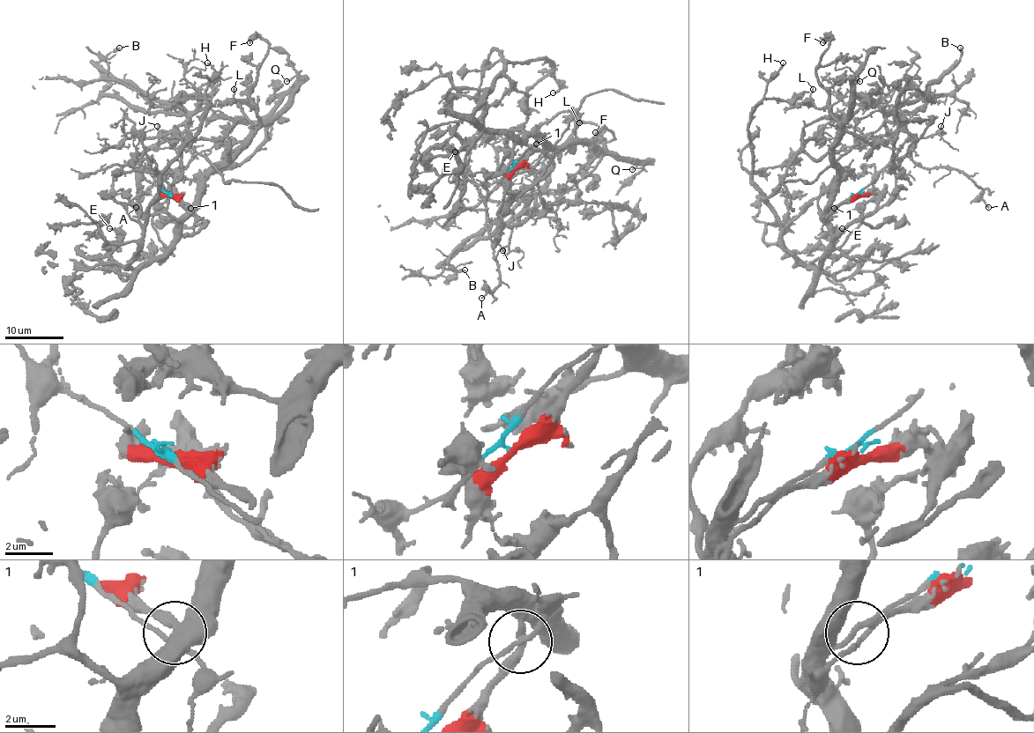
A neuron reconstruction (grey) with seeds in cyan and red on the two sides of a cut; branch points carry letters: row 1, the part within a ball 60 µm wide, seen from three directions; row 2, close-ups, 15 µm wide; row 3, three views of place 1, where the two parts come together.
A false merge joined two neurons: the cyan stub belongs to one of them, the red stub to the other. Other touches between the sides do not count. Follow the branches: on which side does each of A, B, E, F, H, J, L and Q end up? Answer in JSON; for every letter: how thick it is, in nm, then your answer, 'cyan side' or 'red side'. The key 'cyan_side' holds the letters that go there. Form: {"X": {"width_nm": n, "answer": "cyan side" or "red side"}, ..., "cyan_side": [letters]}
{"A": {"width_nm": 80, "answer": "cyan side"}, "B": {"width_nm": 260, "answer": "cyan side"}, "E": {"width_nm": 170, "answer": "red side"}, "F": {"width_nm": 360, "answer": "red side"}, "H": {"width_nm": 120, "answer": "red side"}, "J": {"width_nm": 100, "answer": "cyan side"}, "L": {"width_nm": 130, "answer": "red side"}, "Q": {"width_nm": 120, "answer": "red side"}, "cyan_side": ["A", "B", "J"]}

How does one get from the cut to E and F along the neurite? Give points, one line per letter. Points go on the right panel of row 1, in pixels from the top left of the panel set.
E: (859, 195), (829, 211), (827, 217), (829, 248), (816, 269), (809, 264), (822, 256), (842, 228)
F: (859, 195), (831, 205), (838, 121), (829, 101), (829, 92), (816, 75), (816, 66), (829, 37), (822, 42)

